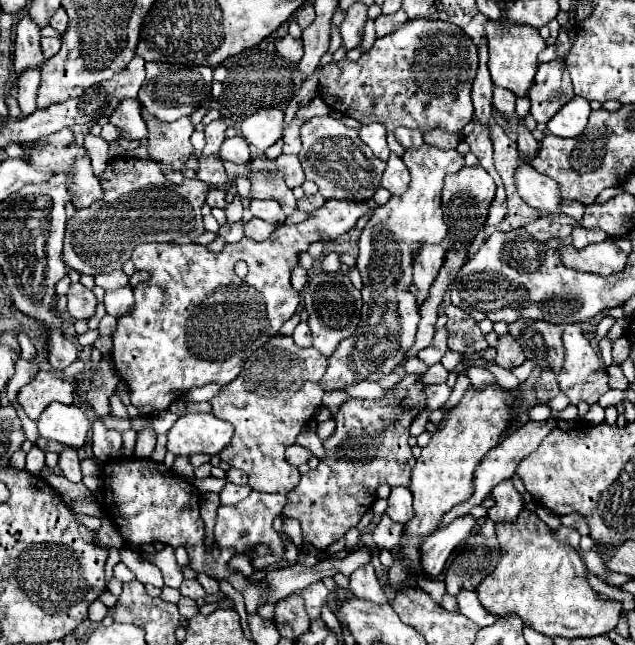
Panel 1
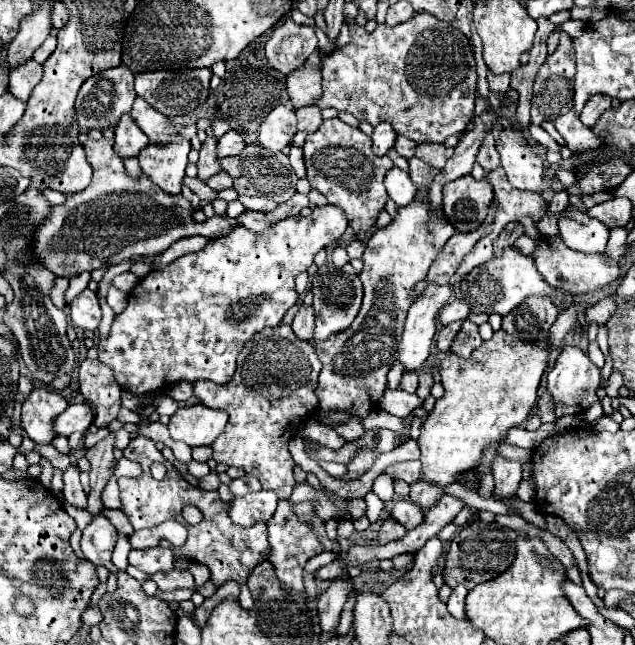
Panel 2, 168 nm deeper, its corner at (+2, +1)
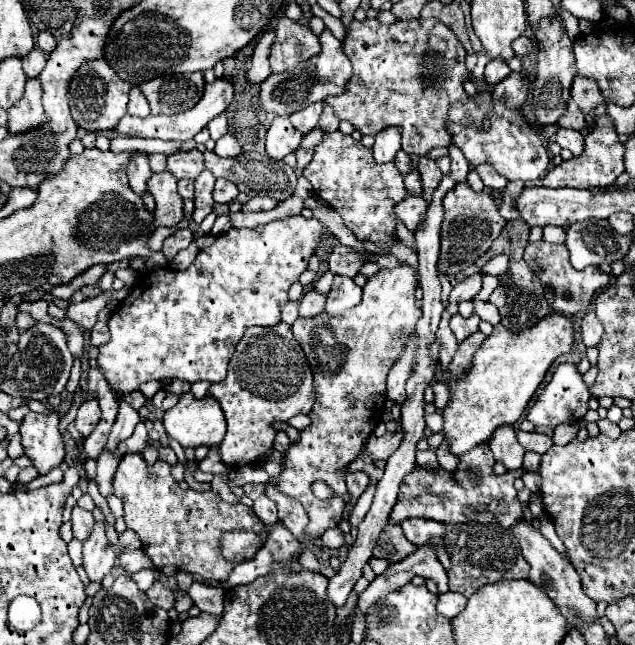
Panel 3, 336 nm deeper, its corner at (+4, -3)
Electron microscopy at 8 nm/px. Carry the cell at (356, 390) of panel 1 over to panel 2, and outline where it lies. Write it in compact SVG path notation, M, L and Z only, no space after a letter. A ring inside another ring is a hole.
M387 390L381 400L379 400L379 408L393 414L393 416L399 416L399 418L405 418L409 416L413 410L421 408L423 406L423 398L419 398L417 394L409 394L409 392L403 392L403 390Z

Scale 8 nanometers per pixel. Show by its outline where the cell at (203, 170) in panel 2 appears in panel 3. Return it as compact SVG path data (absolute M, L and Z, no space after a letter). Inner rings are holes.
M207 168L199 174L199 178L195 180L195 200L193 210L193 222L195 224L201 224L203 218L213 210L213 196L211 196L211 190L213 190L213 184L215 184L215 176L211 176L211 172L207 172Z

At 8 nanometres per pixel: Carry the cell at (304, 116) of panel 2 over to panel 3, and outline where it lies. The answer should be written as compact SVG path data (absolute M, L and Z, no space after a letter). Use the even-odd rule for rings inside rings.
M325 104L325 108L323 108L323 112L321 112L321 118L319 118L319 124L317 124L317 128L321 128L323 132L331 132L331 130L337 130L337 126L339 126L339 118L333 114L333 110Z

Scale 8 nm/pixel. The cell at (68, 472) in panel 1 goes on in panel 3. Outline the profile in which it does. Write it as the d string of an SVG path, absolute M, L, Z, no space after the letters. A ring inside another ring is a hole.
M75 506L73 512L71 512L71 524L73 524L75 538L79 538L83 542L89 536L89 530L93 526L93 514L87 512L87 510L81 510L79 506Z

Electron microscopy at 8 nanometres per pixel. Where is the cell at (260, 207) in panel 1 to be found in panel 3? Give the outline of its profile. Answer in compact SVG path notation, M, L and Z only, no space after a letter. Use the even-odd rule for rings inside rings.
M255 196L249 202L243 204L243 212L263 212L263 210L271 210L277 206L277 200L269 198L269 196Z

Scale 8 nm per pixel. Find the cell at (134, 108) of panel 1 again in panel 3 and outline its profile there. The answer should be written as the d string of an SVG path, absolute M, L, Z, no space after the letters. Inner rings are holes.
M131 152L129 164L127 164L127 176L129 176L129 186L133 188L133 192L143 194L147 190L147 178L151 176L151 168L149 168L149 160L145 152Z

